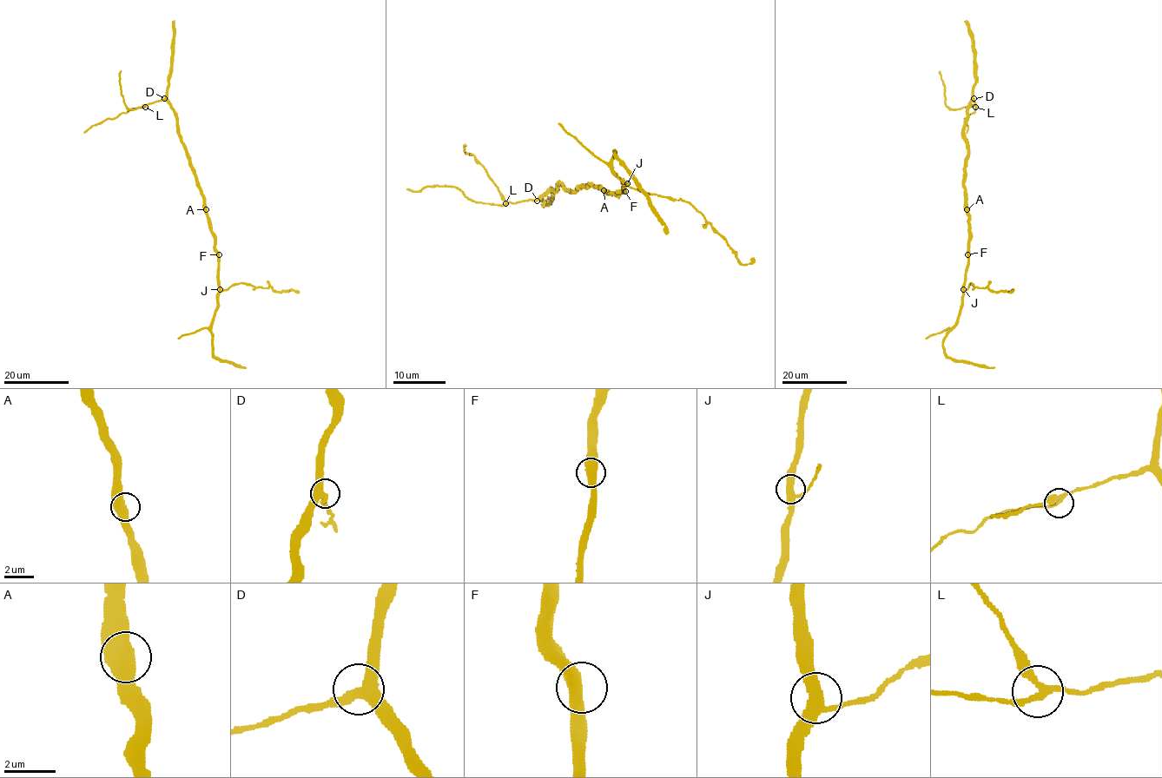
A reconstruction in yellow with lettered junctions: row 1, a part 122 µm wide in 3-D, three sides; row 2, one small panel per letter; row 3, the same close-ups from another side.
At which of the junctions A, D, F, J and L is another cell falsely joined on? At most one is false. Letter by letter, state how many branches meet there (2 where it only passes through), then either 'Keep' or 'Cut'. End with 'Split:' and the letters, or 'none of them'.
A: Branches: 2. Keep
D: Branches: 3. Keep
F: Branches: 2. Keep
J: Branches: 3. Keep
L: Branches: 3. Keep
Split: none of them

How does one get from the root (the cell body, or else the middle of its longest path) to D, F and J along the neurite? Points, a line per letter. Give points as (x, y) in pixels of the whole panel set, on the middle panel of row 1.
D: (600, 187), (582, 185), (577, 190), (567, 190), (559, 185), (546, 191), (537, 201)
F: (600, 187), (605, 193), (625, 191)
J: (600, 187), (605, 193), (621, 193), (626, 183)

